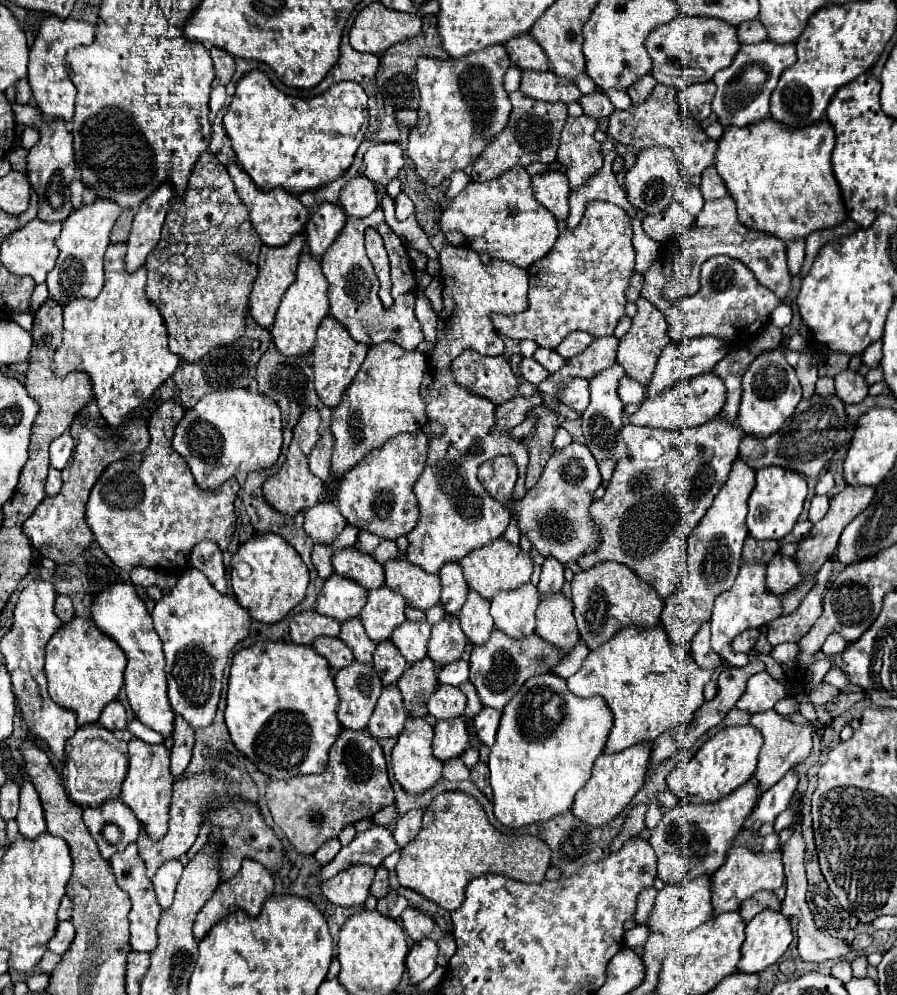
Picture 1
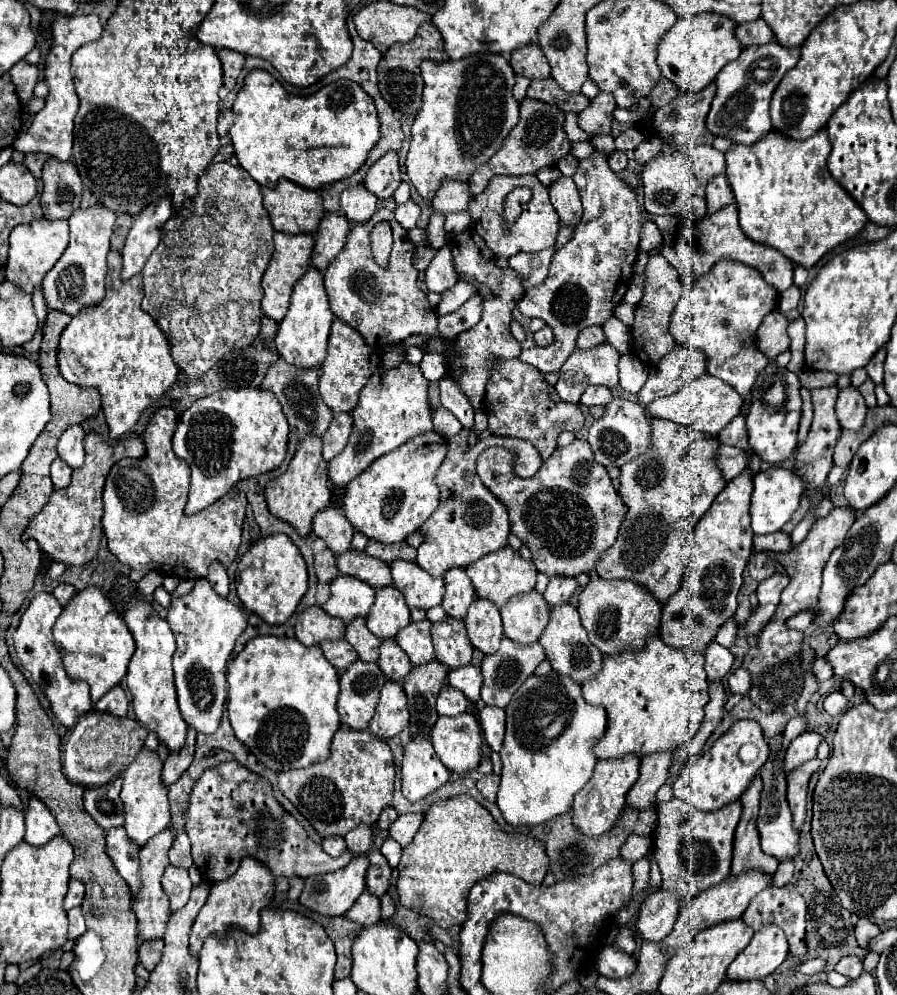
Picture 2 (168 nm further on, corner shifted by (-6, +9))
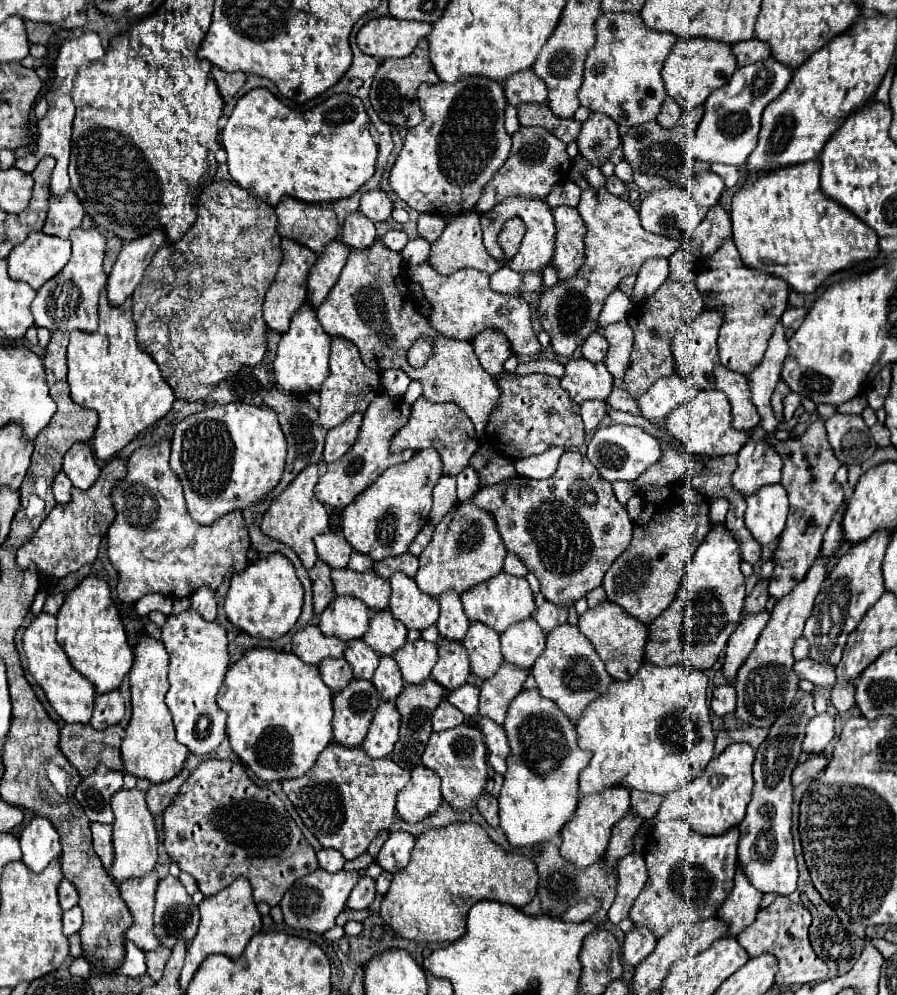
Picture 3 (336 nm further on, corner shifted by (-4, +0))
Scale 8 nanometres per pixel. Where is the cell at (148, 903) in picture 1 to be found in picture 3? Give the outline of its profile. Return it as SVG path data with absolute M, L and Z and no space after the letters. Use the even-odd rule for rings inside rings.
M91 823L93 833L93 849L99 855L103 867L109 871L113 867L113 839L111 839L111 825Z

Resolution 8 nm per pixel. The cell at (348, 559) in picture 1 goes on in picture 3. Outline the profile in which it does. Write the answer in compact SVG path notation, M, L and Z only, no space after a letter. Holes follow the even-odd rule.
M333 569L331 579L337 595L351 595L361 599L369 609L381 611L389 607L391 587L385 579L381 579L373 569L365 573L357 573L351 569Z

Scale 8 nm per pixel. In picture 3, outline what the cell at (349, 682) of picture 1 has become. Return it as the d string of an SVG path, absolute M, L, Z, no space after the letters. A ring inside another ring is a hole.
M353 679L345 689L335 693L333 739L345 747L359 747L367 735L381 695L371 681Z

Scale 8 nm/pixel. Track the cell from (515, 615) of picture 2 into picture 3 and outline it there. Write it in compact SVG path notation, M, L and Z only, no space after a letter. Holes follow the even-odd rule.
M529 617L525 621L513 623L501 633L501 653L507 663L519 667L533 667L541 655L541 627Z

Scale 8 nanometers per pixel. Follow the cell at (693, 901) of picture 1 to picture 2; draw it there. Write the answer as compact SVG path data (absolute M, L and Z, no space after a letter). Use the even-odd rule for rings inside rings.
M657 890L653 892L641 906L637 916L637 934L641 940L649 942L661 942L671 930L671 926L677 920L679 908L683 898L679 894L673 894L669 890Z

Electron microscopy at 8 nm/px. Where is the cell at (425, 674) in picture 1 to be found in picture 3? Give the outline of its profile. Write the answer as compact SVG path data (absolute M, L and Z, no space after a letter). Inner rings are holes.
M427 679L427 681L419 683L419 685L409 685L407 683L403 693L397 697L397 709L401 713L401 731L399 731L399 741L395 743L393 761L397 761L403 769L411 771L413 767L421 765L421 755L425 751L429 735L433 733L433 729L431 729L431 713L443 701L443 695L445 695L445 689L437 681Z

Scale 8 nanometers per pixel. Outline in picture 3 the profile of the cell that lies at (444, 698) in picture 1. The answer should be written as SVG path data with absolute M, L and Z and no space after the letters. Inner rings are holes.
M443 699L433 711L433 731L445 731L445 729L459 727L463 719L465 715L457 707L453 707L447 699Z

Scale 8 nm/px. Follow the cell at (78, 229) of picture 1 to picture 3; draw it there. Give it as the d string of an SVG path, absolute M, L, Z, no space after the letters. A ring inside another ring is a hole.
M77 227L71 233L71 243L73 243L73 253L69 263L53 277L49 279L39 291L37 297L31 303L31 311L35 317L37 333L39 333L39 347L45 349L51 331L61 329L61 331L95 331L97 329L97 301L99 301L99 291L107 283L107 275L103 271L103 255L105 255L105 241L107 237L99 227L91 229L81 229Z

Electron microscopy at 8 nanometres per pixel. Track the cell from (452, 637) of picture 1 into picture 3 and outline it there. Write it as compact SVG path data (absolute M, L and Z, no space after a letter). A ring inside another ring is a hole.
M441 637L437 641L437 651L439 651L439 659L433 667L431 677L449 691L461 687L471 671L465 647L461 645L461 641L451 641Z

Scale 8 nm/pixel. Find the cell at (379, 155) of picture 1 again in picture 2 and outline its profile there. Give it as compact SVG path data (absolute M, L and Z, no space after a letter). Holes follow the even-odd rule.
M387 152L379 162L375 162L369 168L365 176L365 188L379 200L391 198L399 184L401 184L401 172L395 152Z

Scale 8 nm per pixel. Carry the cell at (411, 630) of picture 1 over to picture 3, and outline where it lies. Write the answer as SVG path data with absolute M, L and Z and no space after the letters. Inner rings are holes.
M417 639L413 643L407 641L393 653L393 659L399 663L403 679L417 685L431 677L431 669L437 661L437 647L425 639Z

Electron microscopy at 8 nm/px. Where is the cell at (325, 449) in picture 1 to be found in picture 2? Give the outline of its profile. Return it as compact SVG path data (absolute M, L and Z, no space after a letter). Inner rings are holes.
M341 412L341 414L333 416L331 426L323 434L323 458L325 458L325 462L329 462L331 458L335 458L347 446L351 428L353 428L351 414Z

